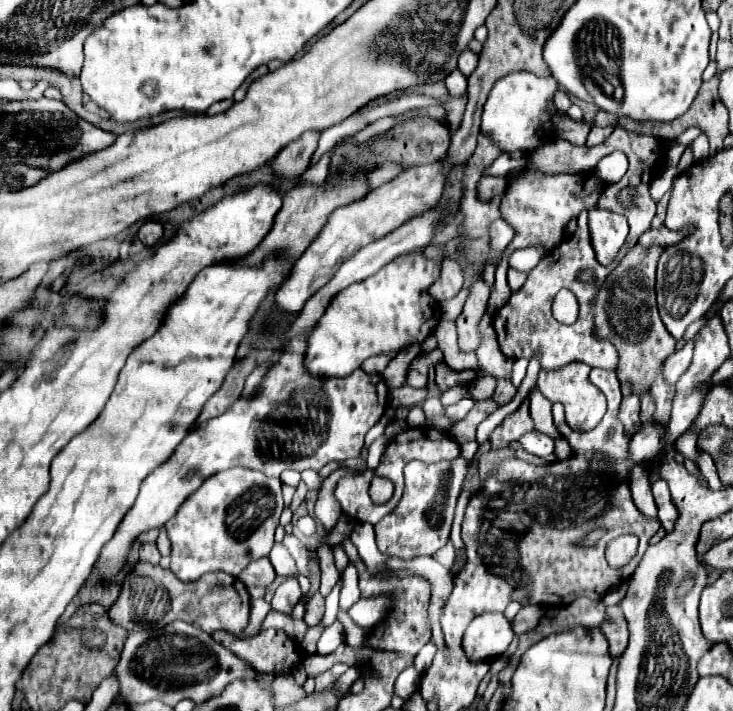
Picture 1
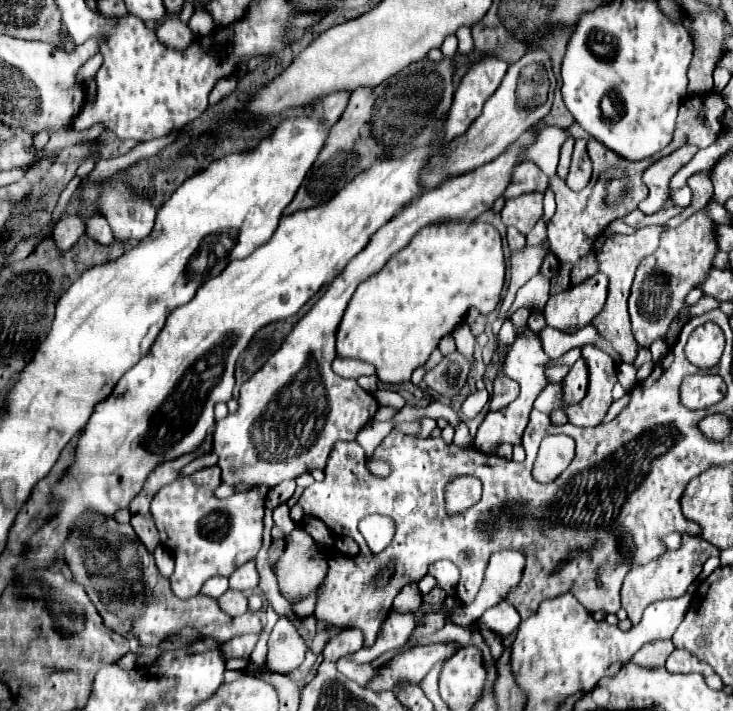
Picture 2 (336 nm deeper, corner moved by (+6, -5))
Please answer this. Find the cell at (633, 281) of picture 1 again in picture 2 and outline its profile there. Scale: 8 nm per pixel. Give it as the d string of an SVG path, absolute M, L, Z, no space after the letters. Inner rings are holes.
M596 273L582 283L552 295L544 307L544 317L548 327L578 331L590 323L606 301L606 277Z

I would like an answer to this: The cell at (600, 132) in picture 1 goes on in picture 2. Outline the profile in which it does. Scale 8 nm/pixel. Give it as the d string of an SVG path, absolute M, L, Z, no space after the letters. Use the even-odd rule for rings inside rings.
M576 139L572 163L570 163L570 173L566 177L566 185L572 191L582 191L590 183L590 175L592 175L592 163L590 163L590 157L586 155L586 141Z

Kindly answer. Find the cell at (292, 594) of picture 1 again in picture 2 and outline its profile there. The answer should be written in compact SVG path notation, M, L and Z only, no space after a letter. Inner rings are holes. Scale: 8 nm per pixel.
M280 617L268 639L266 669L280 675L290 675L306 655L306 645L298 639L298 631L288 617Z

